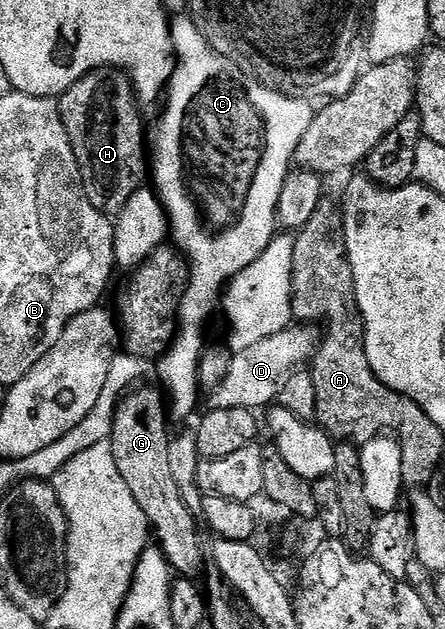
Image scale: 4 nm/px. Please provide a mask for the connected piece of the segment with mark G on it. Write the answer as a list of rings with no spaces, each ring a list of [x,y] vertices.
[[[144,386],[129,390],[116,407],[110,440],[112,452],[118,461],[118,473],[122,473],[122,481],[126,481],[130,493],[134,493],[138,509],[146,513],[155,542],[168,559],[173,572],[186,579],[196,579],[204,567],[206,545],[204,549],[200,531],[196,528],[198,519],[191,515],[190,509],[182,501],[170,470],[170,411],[161,392],[159,395],[154,388]]]

